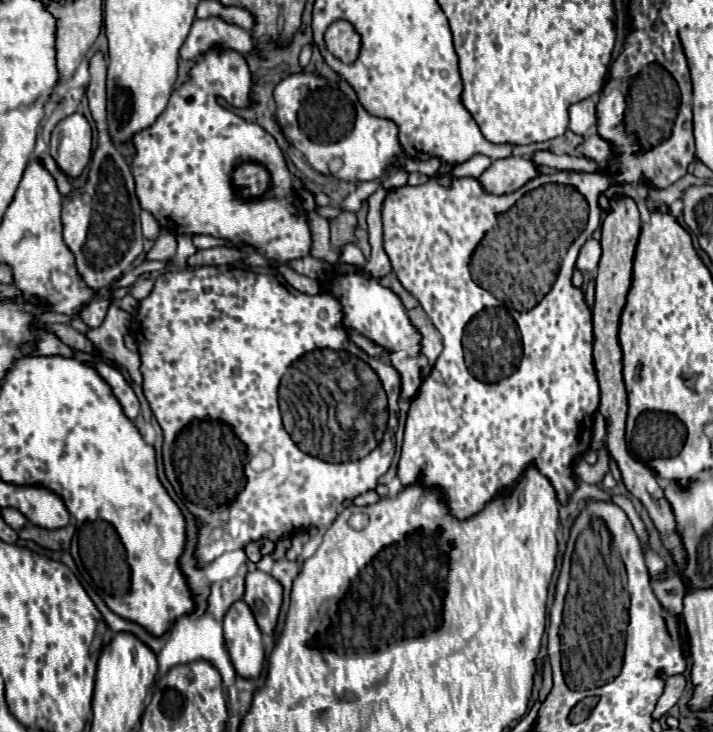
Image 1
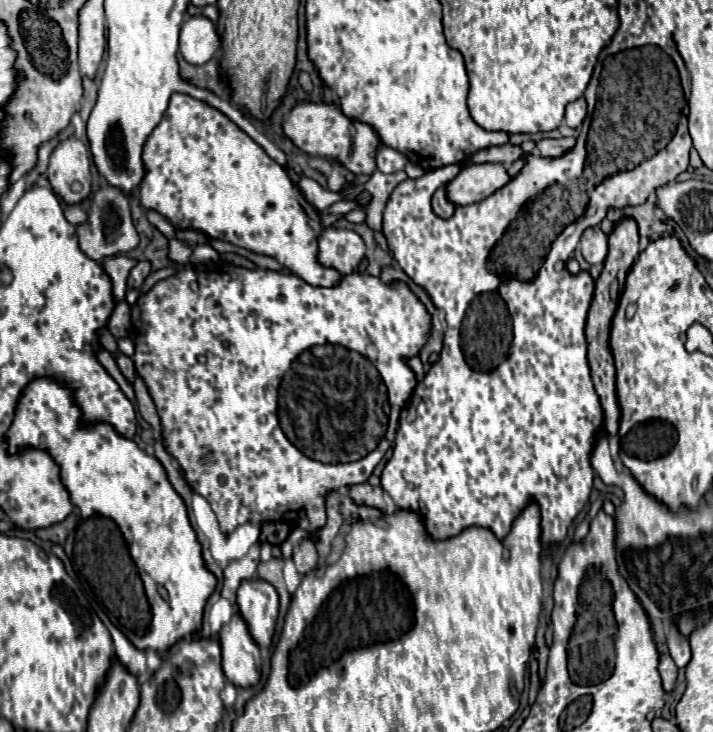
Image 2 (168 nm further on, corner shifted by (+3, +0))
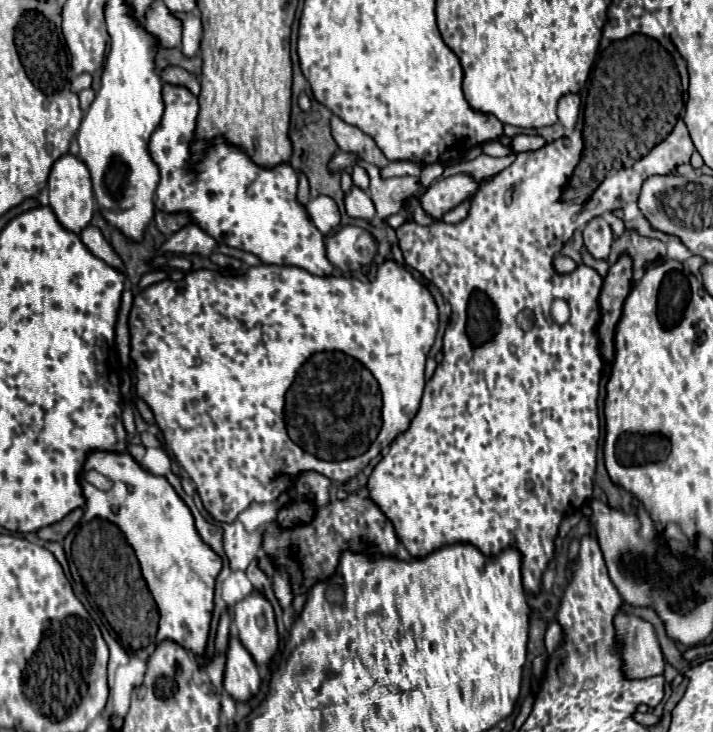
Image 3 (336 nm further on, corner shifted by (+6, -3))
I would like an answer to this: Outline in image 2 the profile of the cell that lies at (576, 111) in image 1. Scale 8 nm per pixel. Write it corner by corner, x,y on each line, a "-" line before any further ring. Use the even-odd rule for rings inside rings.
578,98
578,100
574,100
574,102
570,102
570,104
566,106
566,116
564,116
564,120
566,120
566,124
568,124
570,128
580,130
584,118
586,118
586,100
584,100
584,98

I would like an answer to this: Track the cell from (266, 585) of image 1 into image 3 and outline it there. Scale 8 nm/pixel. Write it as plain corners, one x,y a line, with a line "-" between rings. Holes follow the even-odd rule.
251,593
233,607
239,641
251,653
257,665
267,665
279,645
275,613
261,593

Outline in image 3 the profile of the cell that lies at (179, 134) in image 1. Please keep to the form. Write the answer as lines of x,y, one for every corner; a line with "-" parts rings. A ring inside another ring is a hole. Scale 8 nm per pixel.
165,83
162,89
164,101
164,113
159,127
153,131
149,141
149,153
153,161
159,165
161,181
157,185
157,199
155,207
159,211
175,213
175,211
189,211
193,221
209,233
217,243
225,243
235,249
249,251
259,257
261,263
271,265
293,265
301,267
313,275
331,275
333,265
329,263
325,255
325,239
321,231
311,223
305,207
297,201
297,173
289,163
283,163
275,169
257,167
247,155
237,151
237,147
225,145
225,141
217,139
206,150
203,159
197,167
189,167
189,147
195,135
197,115
199,112
198,98
181,85
169,85

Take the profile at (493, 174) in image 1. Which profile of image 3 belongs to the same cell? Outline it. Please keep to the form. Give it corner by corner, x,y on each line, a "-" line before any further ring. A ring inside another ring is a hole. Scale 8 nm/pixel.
453,175
447,179
437,179
419,197
421,207
433,219
441,219
447,211
457,207
461,201
475,195
477,183
469,175

